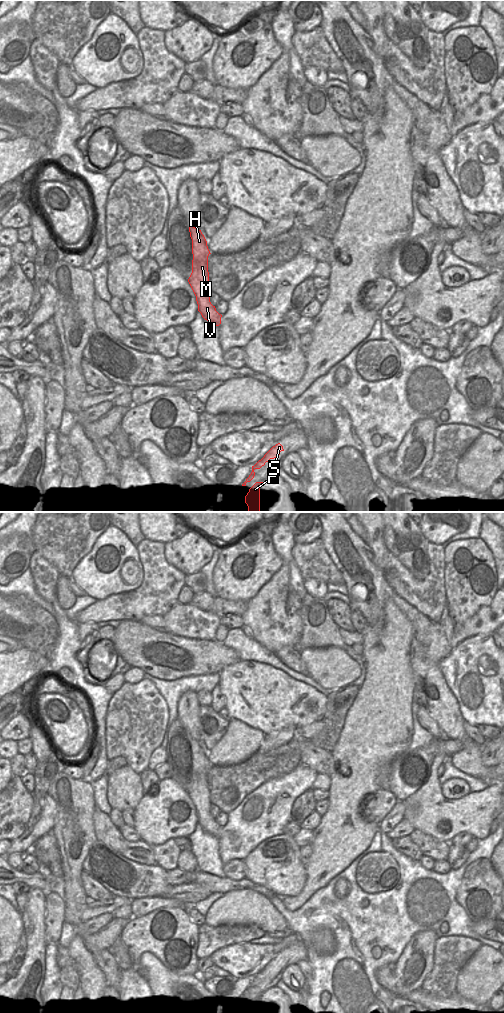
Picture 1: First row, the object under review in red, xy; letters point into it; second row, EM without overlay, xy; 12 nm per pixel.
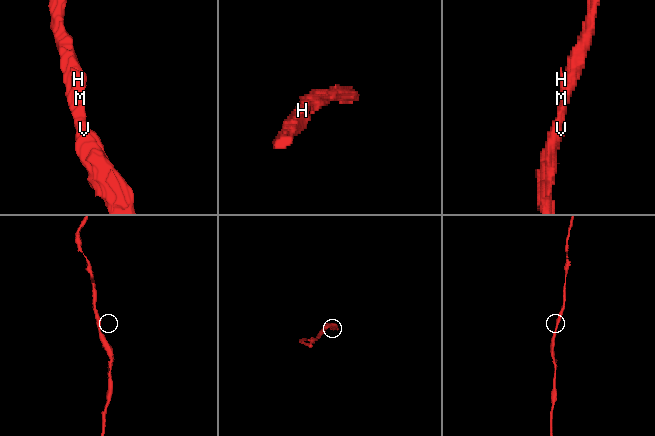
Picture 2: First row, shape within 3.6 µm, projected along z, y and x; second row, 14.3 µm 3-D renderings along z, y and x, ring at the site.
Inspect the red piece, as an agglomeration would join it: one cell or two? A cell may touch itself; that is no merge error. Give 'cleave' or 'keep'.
keep

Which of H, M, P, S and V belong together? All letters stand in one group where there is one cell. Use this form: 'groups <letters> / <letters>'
groups H M P S V

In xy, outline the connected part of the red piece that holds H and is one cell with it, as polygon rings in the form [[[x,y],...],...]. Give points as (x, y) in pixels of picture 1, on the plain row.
[[[190,738],[190,749],[192,751],[192,785],[188,794],[196,808],[198,823],[202,829],[210,835],[219,838],[222,827],[216,823],[210,814],[210,796],[208,784],[208,768],[211,766],[207,753],[201,742]]]

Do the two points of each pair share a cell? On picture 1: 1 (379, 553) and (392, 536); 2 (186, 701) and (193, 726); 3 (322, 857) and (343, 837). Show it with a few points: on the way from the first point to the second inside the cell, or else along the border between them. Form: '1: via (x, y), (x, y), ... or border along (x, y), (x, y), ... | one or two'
1: border along (383, 522), (383, 543), (390, 552) | two
2: via (188, 707), (188, 715), (191, 720) | one
3: via (327, 853), (338, 842) | one

